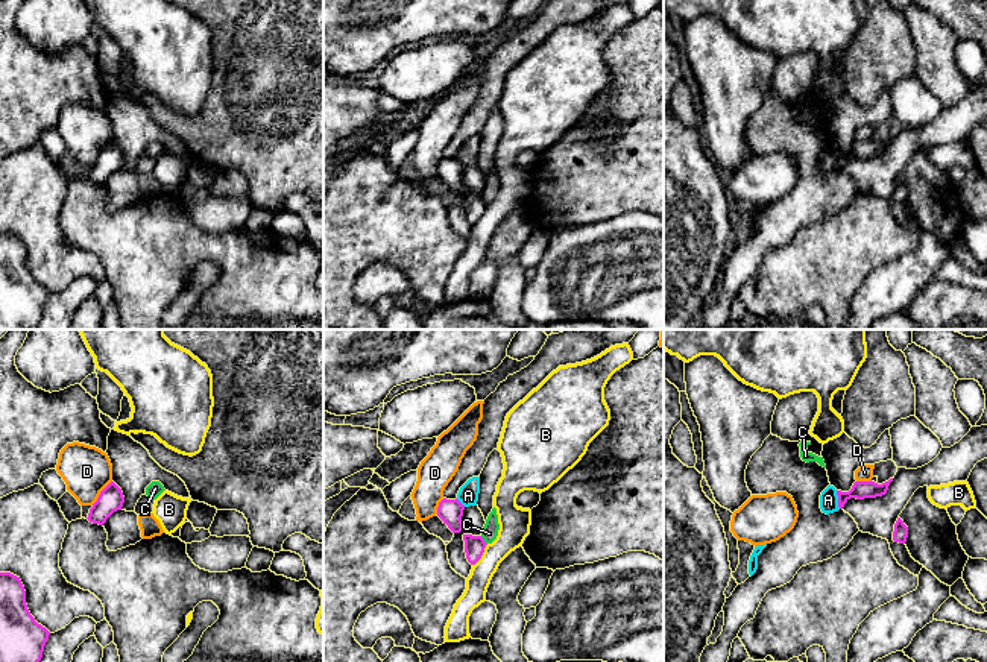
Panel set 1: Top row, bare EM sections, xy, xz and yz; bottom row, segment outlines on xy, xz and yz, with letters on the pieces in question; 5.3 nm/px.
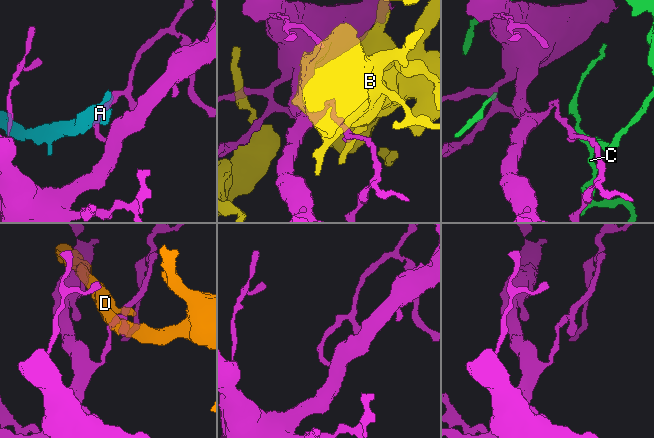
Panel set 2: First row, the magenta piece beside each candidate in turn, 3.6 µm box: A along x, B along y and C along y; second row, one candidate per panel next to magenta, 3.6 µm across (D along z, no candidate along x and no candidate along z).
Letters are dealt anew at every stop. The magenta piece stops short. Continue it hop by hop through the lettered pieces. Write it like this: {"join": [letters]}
{"join": []}

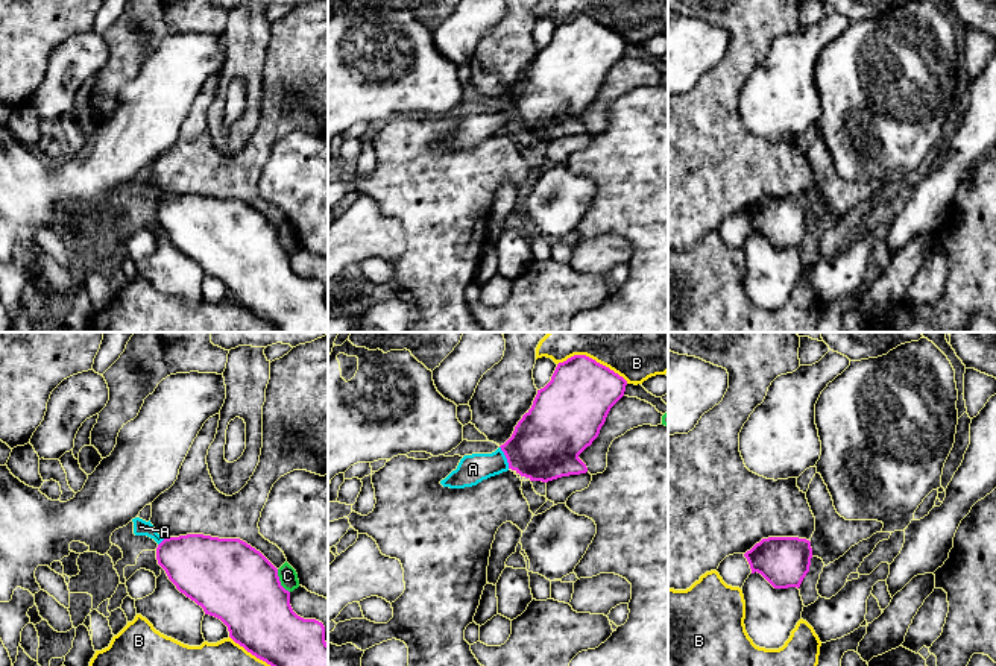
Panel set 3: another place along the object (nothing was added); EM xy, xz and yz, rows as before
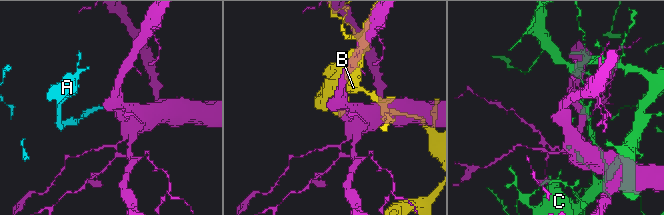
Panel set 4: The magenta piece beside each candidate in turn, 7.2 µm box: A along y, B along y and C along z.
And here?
{"join": ["A"]}

